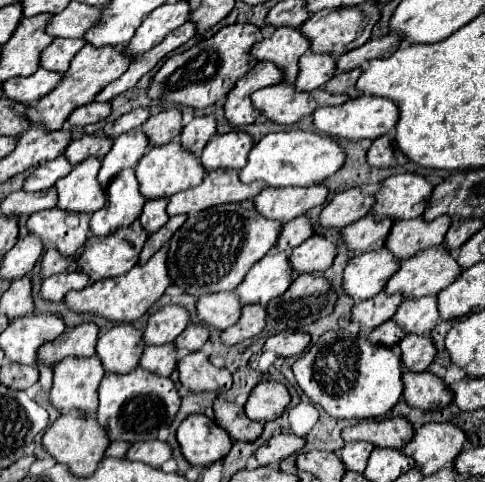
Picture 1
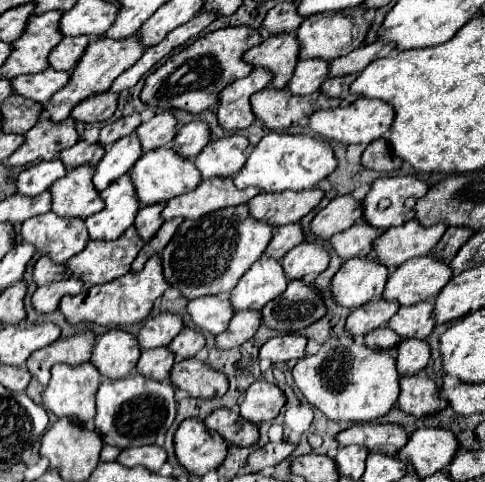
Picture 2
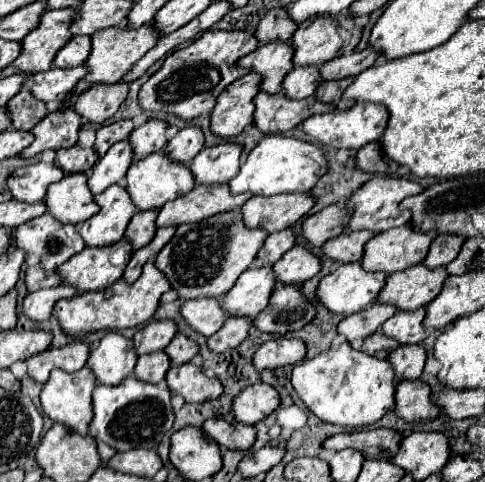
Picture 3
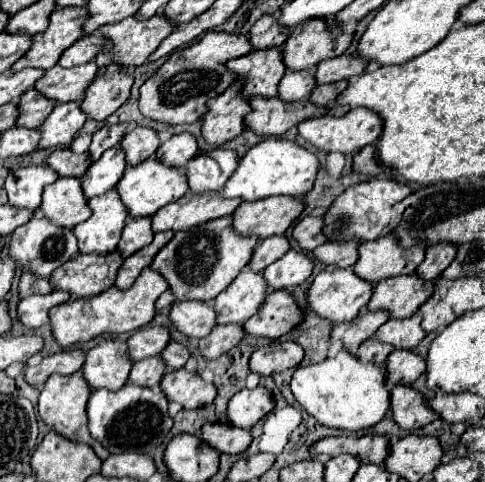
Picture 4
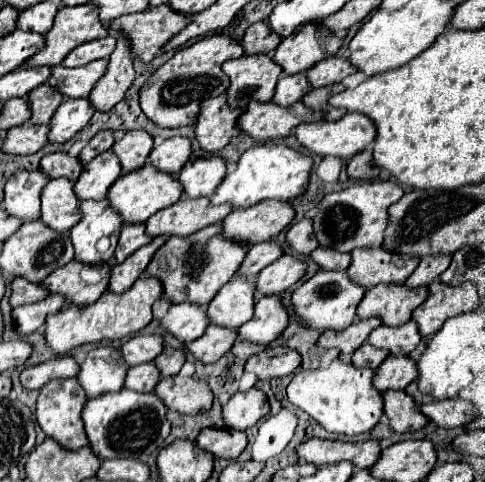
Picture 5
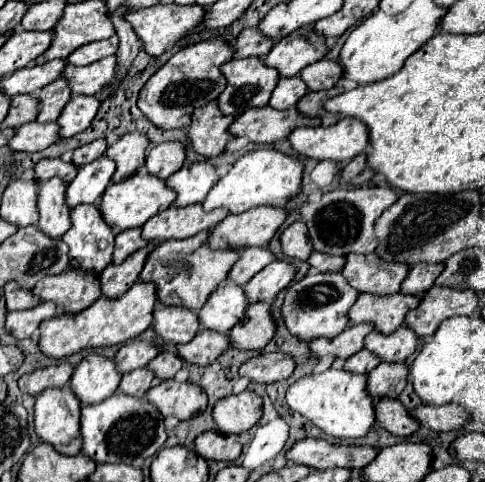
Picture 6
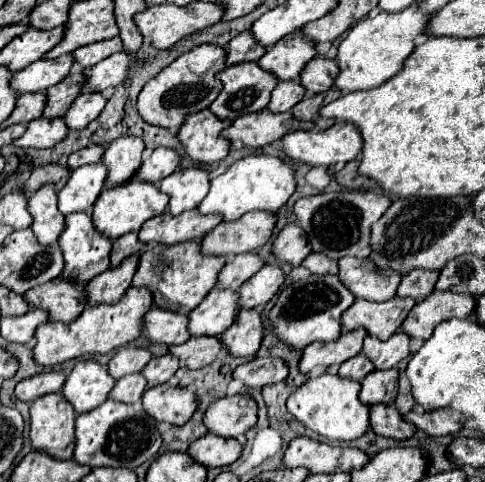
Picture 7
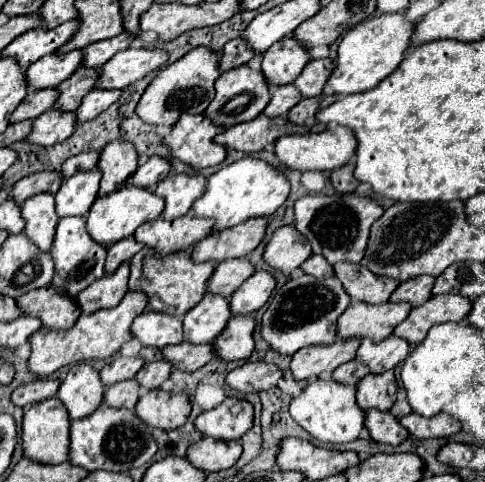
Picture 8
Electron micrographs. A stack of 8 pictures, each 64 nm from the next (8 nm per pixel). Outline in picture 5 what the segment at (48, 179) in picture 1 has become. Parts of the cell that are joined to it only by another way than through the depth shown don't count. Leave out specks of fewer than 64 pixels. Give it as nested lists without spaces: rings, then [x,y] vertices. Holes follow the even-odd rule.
[[[40,170],[14,174],[4,188],[4,210],[8,216],[16,216],[22,222],[40,218],[40,192],[46,186],[48,176]]]

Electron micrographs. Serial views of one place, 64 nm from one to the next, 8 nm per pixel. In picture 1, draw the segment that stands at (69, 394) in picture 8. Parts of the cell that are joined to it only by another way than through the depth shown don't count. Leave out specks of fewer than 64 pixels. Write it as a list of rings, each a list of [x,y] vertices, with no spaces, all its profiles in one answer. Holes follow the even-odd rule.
[[[116,324],[98,338],[96,356],[108,374],[126,374],[138,366],[144,350],[142,334],[130,324]]]

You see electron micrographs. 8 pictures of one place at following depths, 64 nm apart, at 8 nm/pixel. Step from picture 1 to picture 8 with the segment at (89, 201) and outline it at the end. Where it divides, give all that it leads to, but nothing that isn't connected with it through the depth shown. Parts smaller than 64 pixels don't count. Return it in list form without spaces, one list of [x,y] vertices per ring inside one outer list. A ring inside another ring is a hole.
[[[44,192],[28,198],[22,204],[22,218],[26,222],[24,236],[28,236],[28,240],[32,240],[44,252],[50,250],[58,224],[58,216],[54,212],[54,196]]]

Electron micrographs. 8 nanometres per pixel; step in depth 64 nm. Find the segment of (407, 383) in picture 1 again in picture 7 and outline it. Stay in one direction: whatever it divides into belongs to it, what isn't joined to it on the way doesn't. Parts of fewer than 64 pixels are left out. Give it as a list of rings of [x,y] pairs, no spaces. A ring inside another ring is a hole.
[[[374,404],[370,408],[370,428],[374,430],[376,436],[392,440],[406,440],[416,432],[412,424],[402,420],[402,416],[394,406],[384,406],[384,404]]]

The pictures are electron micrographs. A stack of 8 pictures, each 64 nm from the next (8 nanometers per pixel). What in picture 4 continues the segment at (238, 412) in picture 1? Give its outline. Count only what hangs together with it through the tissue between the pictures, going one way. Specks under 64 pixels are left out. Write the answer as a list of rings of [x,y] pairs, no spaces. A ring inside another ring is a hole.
[[[204,424],[200,440],[220,454],[242,454],[250,446],[252,434],[250,430],[242,430],[230,424]]]

